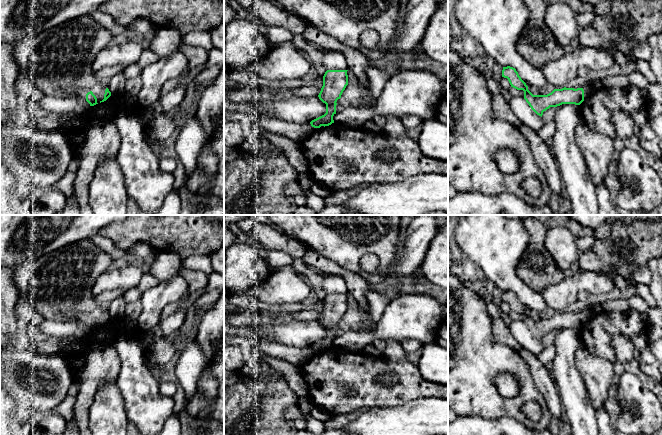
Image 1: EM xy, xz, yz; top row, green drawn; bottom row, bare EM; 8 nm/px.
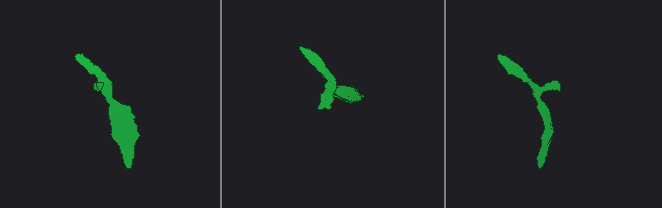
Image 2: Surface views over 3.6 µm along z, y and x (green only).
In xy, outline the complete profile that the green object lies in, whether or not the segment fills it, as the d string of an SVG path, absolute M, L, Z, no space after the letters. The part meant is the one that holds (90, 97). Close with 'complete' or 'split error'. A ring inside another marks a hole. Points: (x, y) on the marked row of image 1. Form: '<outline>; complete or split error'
M86 14L22 40L13 57L19 71L44 94L62 98L76 95L94 106L111 96L95 78L92 63L112 36Z; split error

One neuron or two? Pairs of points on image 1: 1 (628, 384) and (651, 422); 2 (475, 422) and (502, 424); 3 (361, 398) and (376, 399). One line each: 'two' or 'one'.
1: one
2: one
3: one

